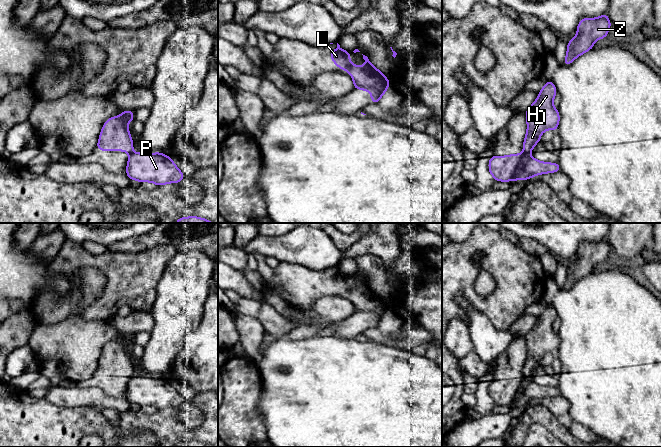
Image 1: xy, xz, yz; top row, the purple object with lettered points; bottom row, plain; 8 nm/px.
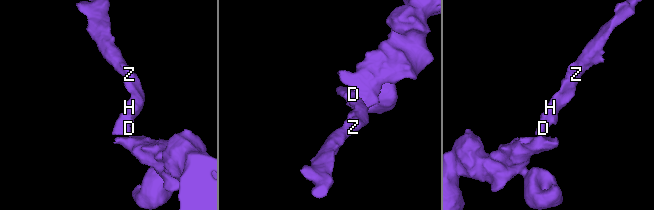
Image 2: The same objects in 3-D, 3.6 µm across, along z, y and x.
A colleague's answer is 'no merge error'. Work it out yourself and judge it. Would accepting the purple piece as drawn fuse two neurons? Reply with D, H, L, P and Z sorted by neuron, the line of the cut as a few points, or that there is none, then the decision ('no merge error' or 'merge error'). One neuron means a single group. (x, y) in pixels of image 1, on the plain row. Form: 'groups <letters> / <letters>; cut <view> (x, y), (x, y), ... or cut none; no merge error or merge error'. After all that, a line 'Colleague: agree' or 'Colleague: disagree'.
groups D H Z / L P; cut xy (132, 375), (129, 378); merge error
Colleague: disagree

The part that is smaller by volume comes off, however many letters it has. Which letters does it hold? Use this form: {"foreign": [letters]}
{"foreign": ["D", "H", "Z"]}

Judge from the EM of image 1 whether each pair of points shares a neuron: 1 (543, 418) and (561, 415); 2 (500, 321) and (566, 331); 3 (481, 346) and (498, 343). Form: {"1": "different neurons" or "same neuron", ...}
{"1": "different neurons", "2": "different neurons", "3": "same neuron"}

